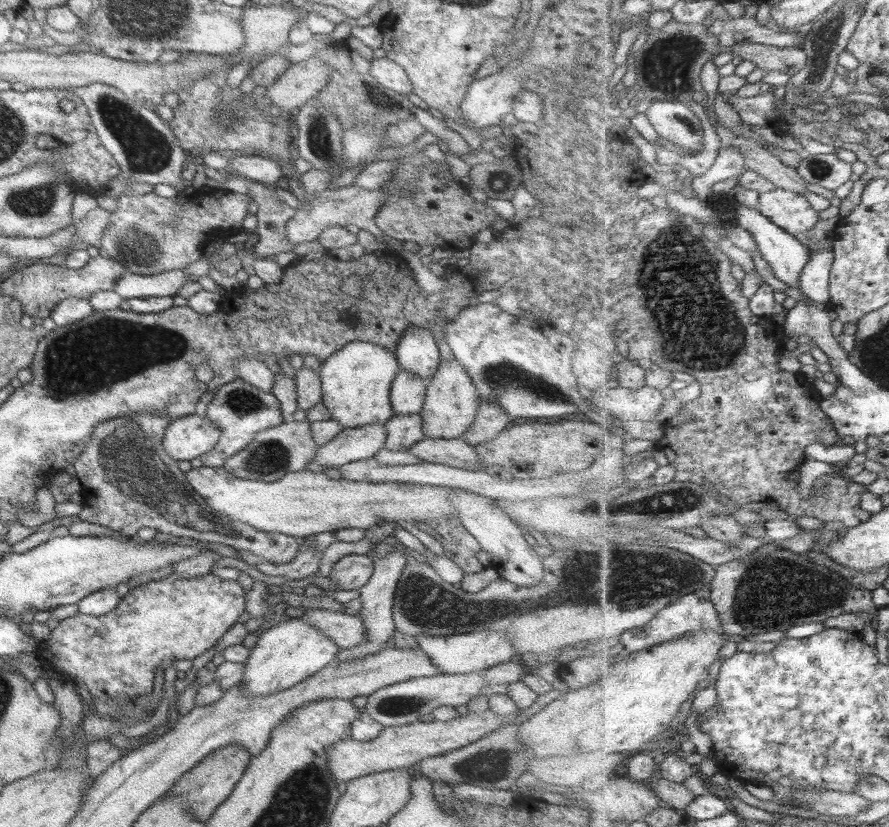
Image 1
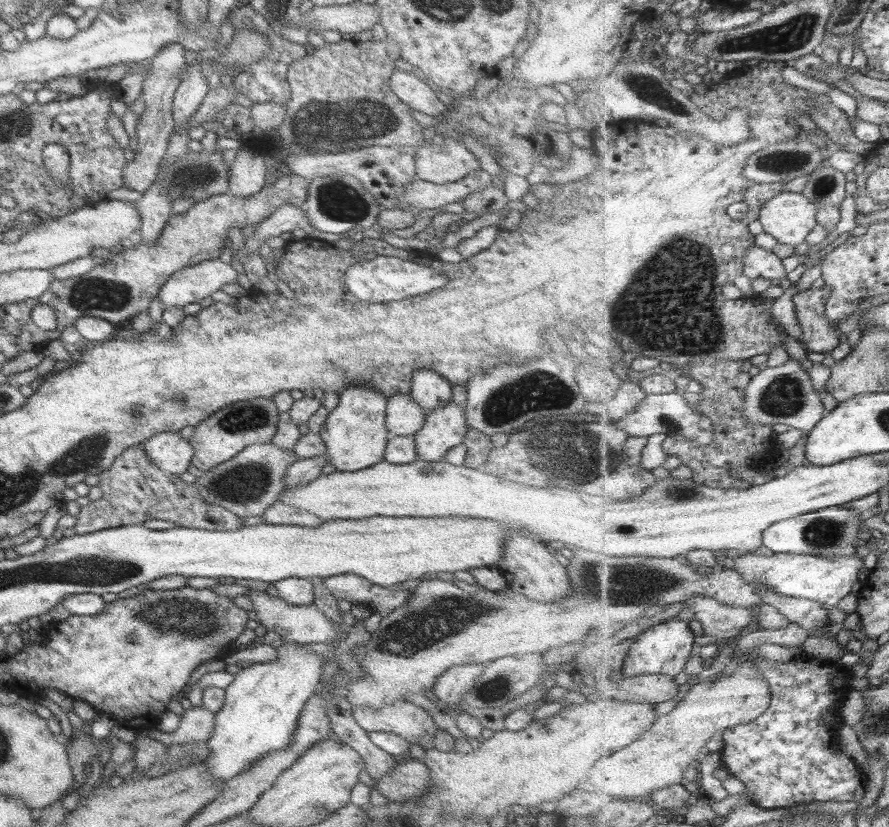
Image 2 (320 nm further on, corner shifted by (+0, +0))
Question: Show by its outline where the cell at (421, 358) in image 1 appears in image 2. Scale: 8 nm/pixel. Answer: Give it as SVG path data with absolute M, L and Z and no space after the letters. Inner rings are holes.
M417 370L411 375L411 400L427 414L440 406L445 406L451 398L451 385L433 370Z

